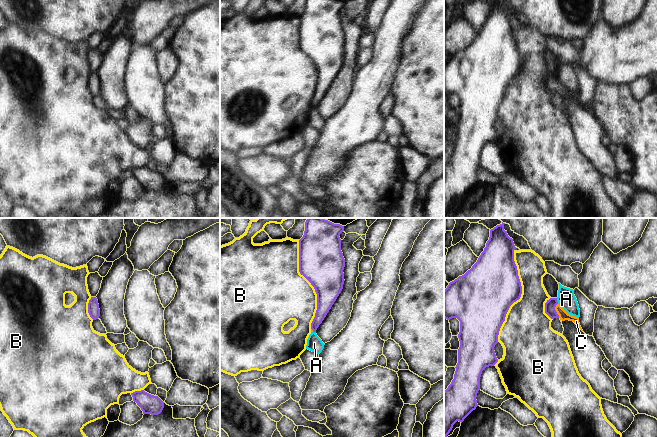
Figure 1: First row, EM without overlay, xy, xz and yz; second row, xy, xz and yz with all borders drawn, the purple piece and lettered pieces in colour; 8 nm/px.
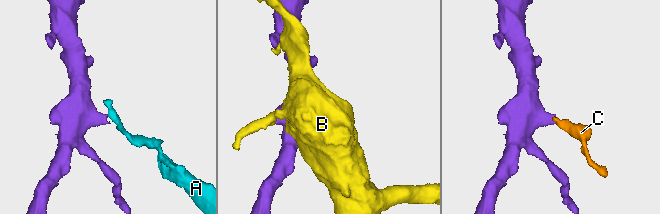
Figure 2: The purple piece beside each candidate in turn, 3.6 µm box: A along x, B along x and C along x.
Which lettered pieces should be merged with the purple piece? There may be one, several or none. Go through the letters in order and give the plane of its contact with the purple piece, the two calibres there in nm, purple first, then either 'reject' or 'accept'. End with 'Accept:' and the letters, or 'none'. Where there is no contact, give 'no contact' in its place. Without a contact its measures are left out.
A: yz | 90/150 nm | reject
B: yz | 440/360 nm | reject
C: yz | 90/80 nm | accept
Accept: C

